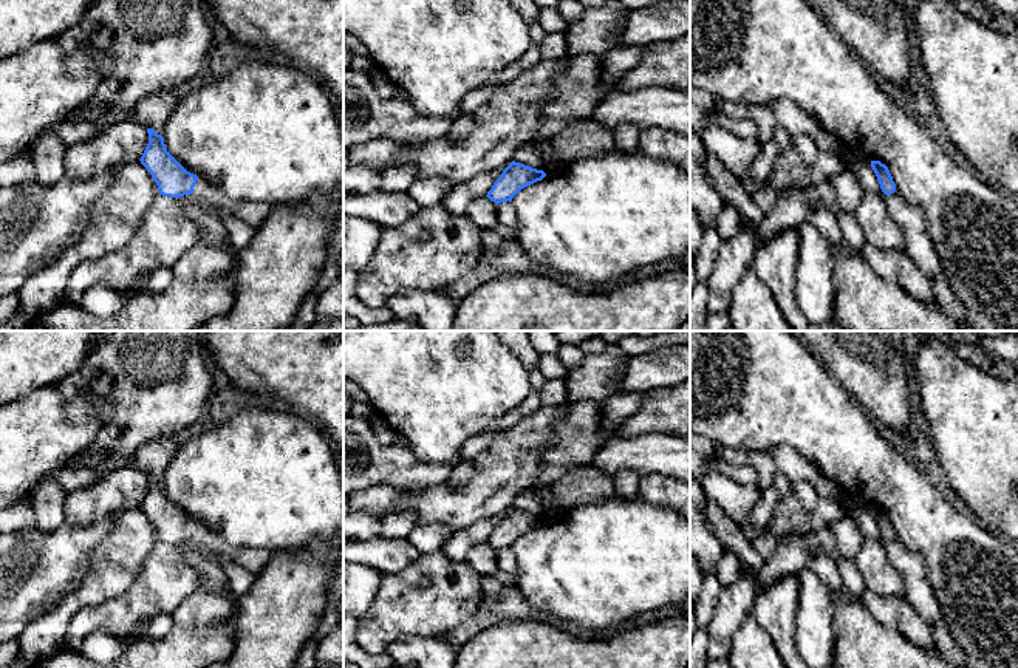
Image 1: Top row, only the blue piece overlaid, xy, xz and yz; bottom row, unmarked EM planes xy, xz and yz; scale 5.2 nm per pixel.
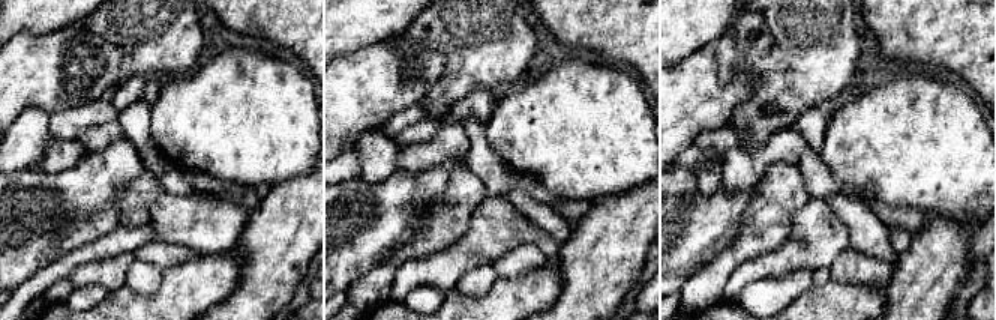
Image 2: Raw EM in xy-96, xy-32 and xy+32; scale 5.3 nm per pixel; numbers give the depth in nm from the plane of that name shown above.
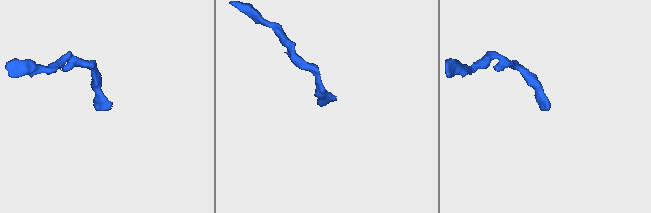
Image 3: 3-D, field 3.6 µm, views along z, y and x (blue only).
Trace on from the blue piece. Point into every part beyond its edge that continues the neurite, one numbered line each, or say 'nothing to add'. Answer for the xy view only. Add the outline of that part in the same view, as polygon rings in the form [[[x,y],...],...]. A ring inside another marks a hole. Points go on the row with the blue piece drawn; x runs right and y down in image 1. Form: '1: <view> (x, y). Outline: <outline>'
1: xy (252, 212). Outline: [[[198,178],[193,193],[217,206],[223,212],[243,220],[252,229],[258,229],[272,212],[272,206],[261,201],[235,201],[229,198],[220,187]]]

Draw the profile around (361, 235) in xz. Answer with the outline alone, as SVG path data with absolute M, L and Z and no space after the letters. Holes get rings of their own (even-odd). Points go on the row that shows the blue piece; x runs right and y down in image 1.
M343 213L343 271L353 269L359 275L367 269L376 250L381 230L370 220Z

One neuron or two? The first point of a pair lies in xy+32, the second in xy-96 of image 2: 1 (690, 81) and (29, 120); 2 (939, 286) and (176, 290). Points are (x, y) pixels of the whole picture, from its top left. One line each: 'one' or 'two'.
1: two
2: two

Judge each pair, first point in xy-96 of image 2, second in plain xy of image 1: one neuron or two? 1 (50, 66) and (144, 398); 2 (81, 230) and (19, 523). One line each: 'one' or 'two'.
1: two
2: two

